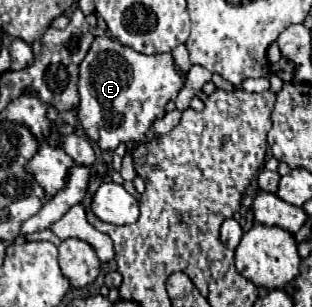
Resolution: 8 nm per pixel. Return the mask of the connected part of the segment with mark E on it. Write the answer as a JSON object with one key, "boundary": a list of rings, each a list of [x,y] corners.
{"boundary":[[[109,36],[95,38],[91,44],[91,50],[87,52],[85,60],[81,62],[79,68],[79,122],[87,136],[99,144],[101,150],[115,150],[121,142],[147,142],[153,138],[151,126],[155,118],[161,118],[165,114],[165,104],[169,100],[175,100],[179,90],[183,88],[183,78],[175,70],[171,54],[155,54],[155,56],[145,56],[129,46],[123,46],[117,40],[111,40]]]}

